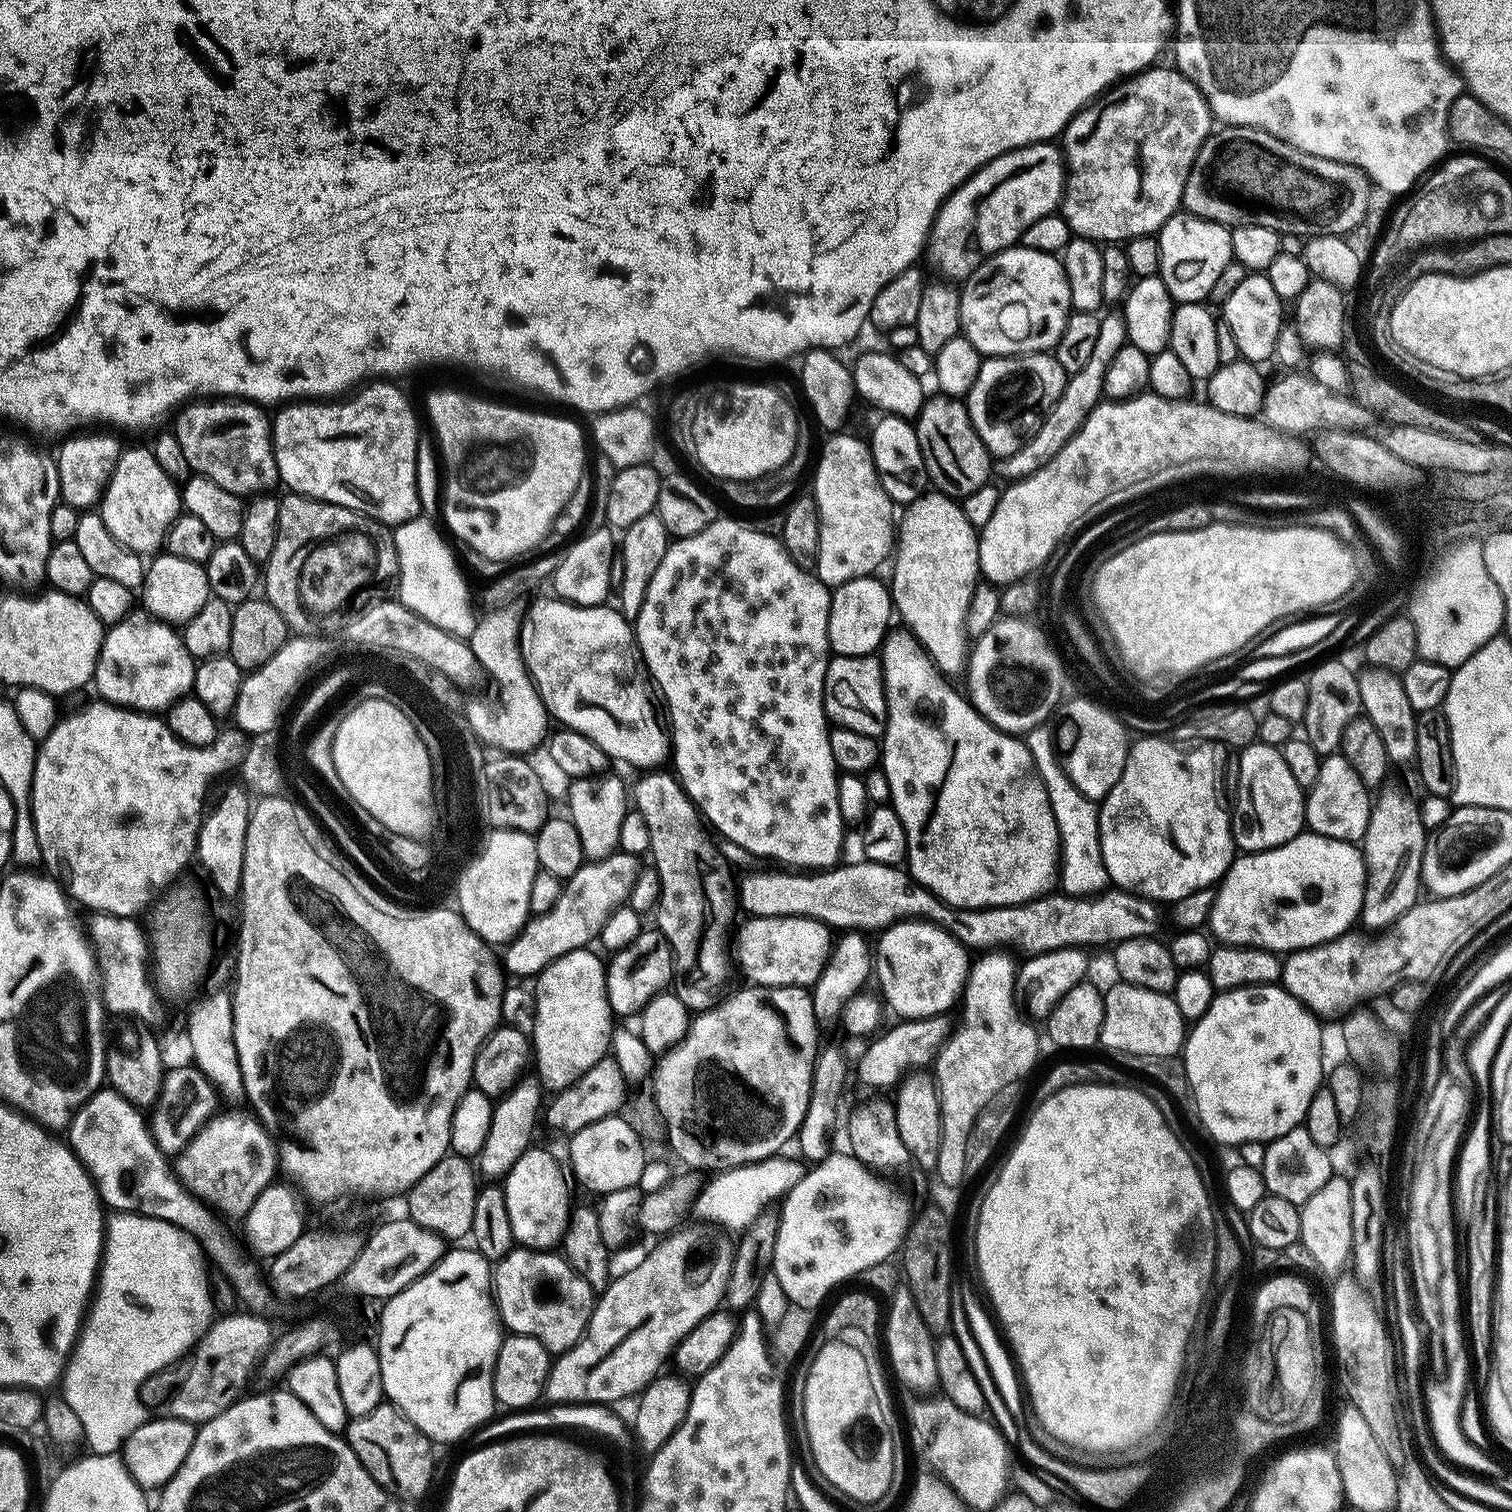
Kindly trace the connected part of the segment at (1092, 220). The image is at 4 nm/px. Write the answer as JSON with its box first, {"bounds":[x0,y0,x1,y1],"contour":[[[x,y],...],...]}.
{"bounds":[1058,67,1214,242],"contour":[[[1160,67],[1146,68],[1143,72],[1136,73],[1135,76],[1127,77],[1119,85],[1119,88],[1121,88],[1117,96],[1108,94],[1103,97],[1103,100],[1105,99],[1105,108],[1096,108],[1097,106],[1081,108],[1076,118],[1068,123],[1068,127],[1062,133],[1062,141],[1064,140],[1064,144],[1062,143],[1062,155],[1066,161],[1066,179],[1064,182],[1064,198],[1060,201],[1058,212],[1059,215],[1064,217],[1065,222],[1072,227],[1073,233],[1077,236],[1085,236],[1087,240],[1097,242],[1127,242],[1136,240],[1140,236],[1151,236],[1159,233],[1165,222],[1171,216],[1177,215],[1178,209],[1181,207],[1184,199],[1186,178],[1194,166],[1194,158],[1198,154],[1198,150],[1214,131],[1214,117],[1204,95],[1194,86],[1194,82],[1190,82],[1190,78],[1186,78],[1175,67]]]}

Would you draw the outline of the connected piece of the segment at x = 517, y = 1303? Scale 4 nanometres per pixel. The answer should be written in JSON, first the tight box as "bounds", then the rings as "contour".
{"bounds":[494,1247,594,1354],"contour":[[[513,1247],[494,1268],[494,1299],[509,1333],[538,1338],[550,1354],[570,1350],[584,1336],[592,1317],[594,1293],[563,1255],[552,1250]]]}

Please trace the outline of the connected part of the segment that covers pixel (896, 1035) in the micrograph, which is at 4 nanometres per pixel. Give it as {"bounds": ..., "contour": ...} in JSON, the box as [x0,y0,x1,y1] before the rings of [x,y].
{"bounds":[860,1015,954,1088],"contour":[[[942,1015],[896,1022],[900,1024],[894,1025],[885,1036],[877,1035],[877,1040],[865,1050],[860,1060],[861,1078],[876,1088],[884,1088],[887,1084],[895,1085],[908,1069],[931,1065],[954,1031],[954,1024],[948,1019]]]}

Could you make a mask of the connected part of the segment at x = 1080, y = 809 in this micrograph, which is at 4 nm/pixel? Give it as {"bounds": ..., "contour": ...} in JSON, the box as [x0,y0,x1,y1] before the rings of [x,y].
{"bounds":[1024,725,1110,898],"contour":[[[1047,725],[1032,728],[1025,735],[1024,741],[1031,757],[1034,758],[1036,772],[1046,787],[1047,798],[1050,800],[1051,809],[1054,810],[1055,821],[1058,822],[1061,851],[1058,882],[1061,891],[1065,895],[1079,898],[1099,895],[1110,884],[1108,871],[1102,860],[1099,805],[1097,801],[1086,798],[1073,786],[1055,750],[1053,731]]]}

